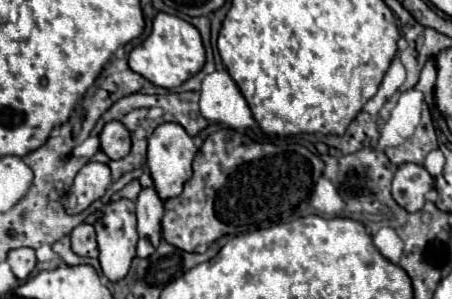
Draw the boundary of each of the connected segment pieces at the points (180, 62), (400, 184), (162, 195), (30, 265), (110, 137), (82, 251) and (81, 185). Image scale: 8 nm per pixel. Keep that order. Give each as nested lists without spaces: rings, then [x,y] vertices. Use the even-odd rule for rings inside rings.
[[[157,13],[157,17],[153,19],[151,35],[129,53],[129,67],[147,81],[151,81],[153,85],[165,89],[173,89],[185,83],[203,67],[203,63],[205,49],[199,31],[191,23],[169,13]]]
[[[399,165],[393,177],[393,199],[407,211],[417,213],[425,205],[425,195],[433,189],[433,177],[423,165]]]
[[[163,123],[153,131],[147,147],[147,167],[153,179],[153,187],[161,201],[181,195],[183,183],[191,177],[191,161],[195,153],[197,153],[197,147],[193,145],[193,139],[179,123]]]
[[[21,247],[21,249],[13,249],[7,255],[7,263],[11,265],[11,271],[17,279],[27,279],[29,273],[35,269],[35,251],[29,247]]]
[[[119,121],[107,123],[103,127],[103,131],[99,133],[99,139],[101,139],[101,151],[109,159],[121,159],[131,149],[131,135],[125,129],[125,125]]]
[[[87,223],[77,225],[71,233],[71,247],[81,257],[97,257],[97,241],[95,241],[95,229]]]
[[[89,161],[83,165],[83,169],[77,173],[73,187],[67,193],[65,211],[71,215],[77,215],[85,211],[93,201],[103,197],[107,187],[111,185],[111,171],[107,165]]]

